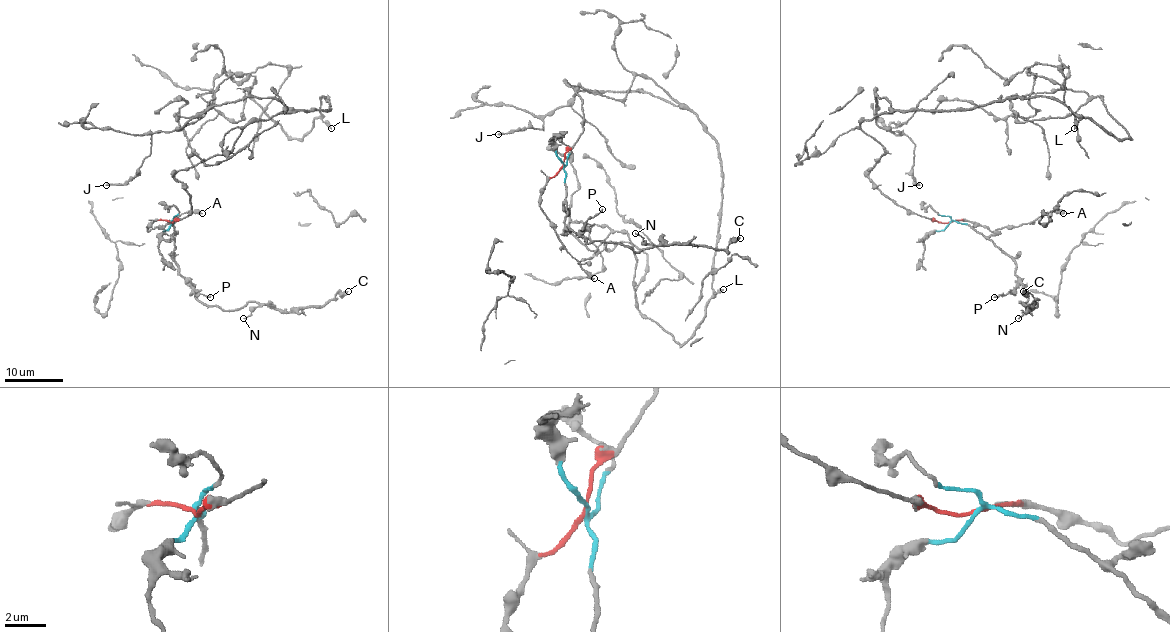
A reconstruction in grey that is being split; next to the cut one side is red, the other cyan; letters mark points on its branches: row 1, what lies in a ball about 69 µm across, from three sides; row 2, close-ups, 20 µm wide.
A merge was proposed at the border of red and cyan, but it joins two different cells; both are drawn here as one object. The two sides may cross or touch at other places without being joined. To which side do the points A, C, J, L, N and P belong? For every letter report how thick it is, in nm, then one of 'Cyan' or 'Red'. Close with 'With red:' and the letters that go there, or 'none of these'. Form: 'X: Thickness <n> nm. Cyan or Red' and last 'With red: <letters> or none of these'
A: Thickness 360 nm. Red
C: Thickness 360 nm. Cyan
J: Thickness 240 nm. Red
L: Thickness 280 nm. Red
N: Thickness 130 nm. Cyan
P: Thickness 200 nm. Cyan
With red: A, J, L

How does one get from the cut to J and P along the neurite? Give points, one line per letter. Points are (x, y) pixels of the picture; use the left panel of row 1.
J: (171, 222), (192, 204), (174, 175), (287, 108), (212, 105), (155, 131), (133, 177), (105, 185)
P: (171, 222), (172, 259), (178, 272), (196, 295), (211, 297)

